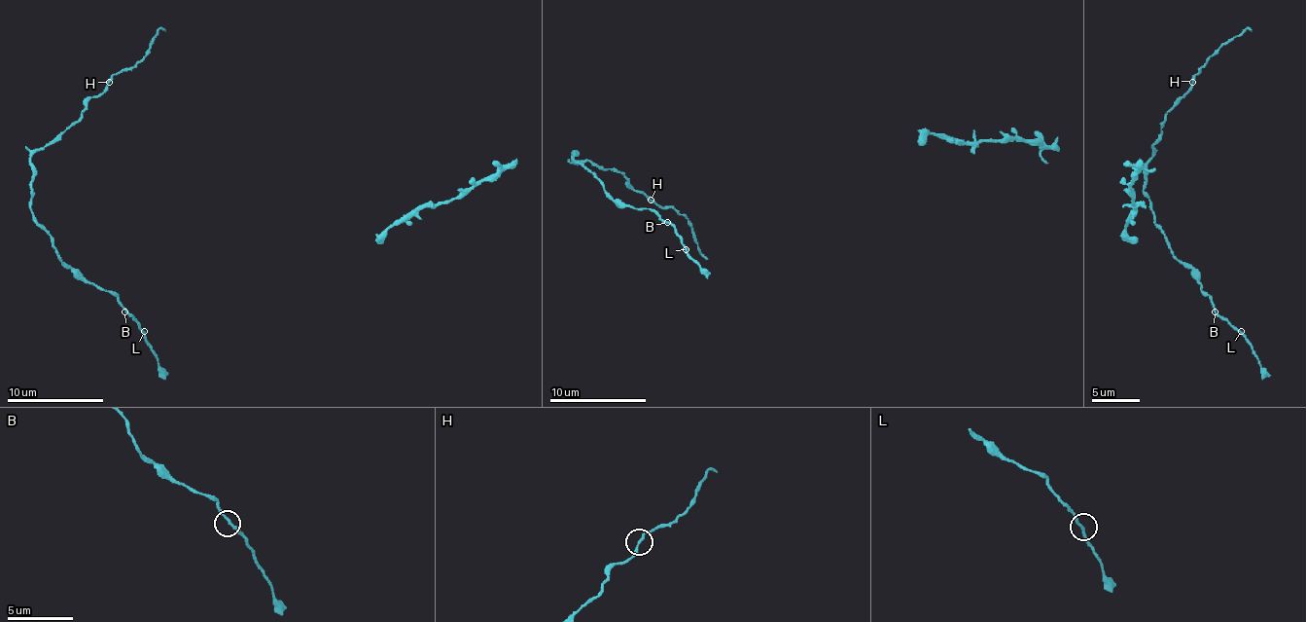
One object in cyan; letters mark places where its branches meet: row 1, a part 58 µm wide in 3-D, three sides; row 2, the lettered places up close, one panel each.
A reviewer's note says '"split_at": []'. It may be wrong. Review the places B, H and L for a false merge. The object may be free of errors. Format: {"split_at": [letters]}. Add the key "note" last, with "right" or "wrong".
{"split_at": [], "note": "right"}

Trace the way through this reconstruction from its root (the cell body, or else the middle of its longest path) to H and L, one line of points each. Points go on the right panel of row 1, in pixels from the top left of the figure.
H: (1215, 311), (1197, 275), (1174, 254), (1154, 220), (1145, 189), (1151, 146), (1161, 133), (1164, 117), (1193, 81)
L: (1215, 311), (1241, 331)

